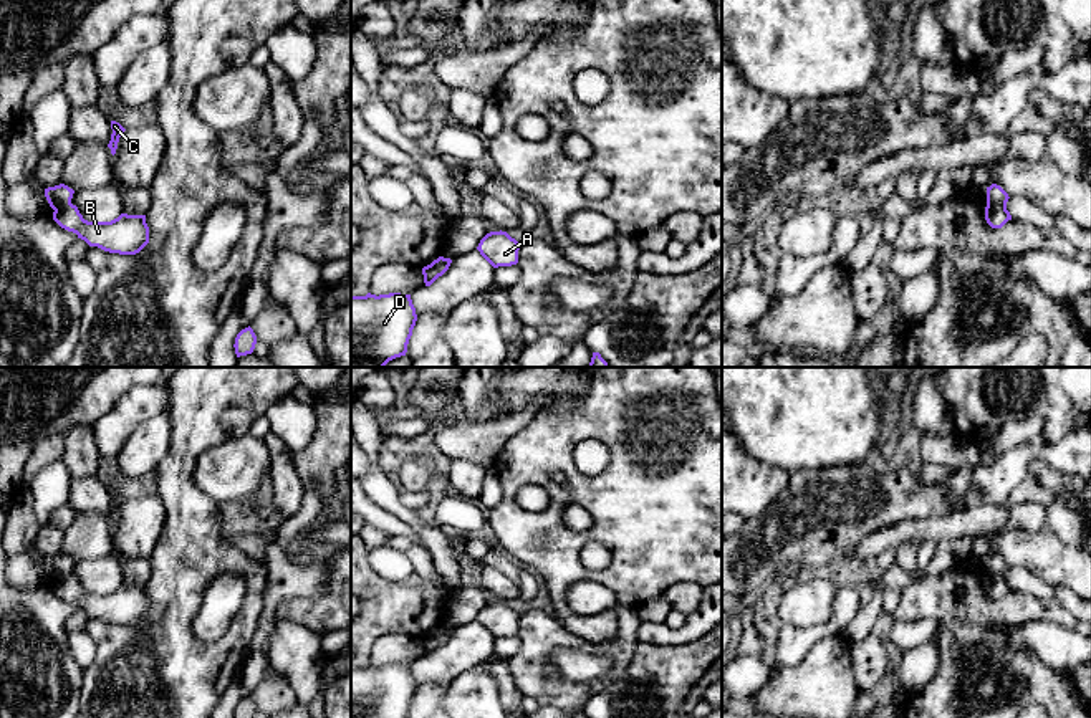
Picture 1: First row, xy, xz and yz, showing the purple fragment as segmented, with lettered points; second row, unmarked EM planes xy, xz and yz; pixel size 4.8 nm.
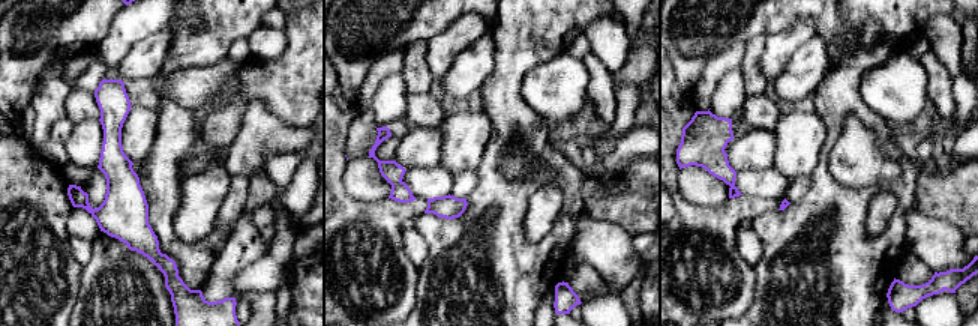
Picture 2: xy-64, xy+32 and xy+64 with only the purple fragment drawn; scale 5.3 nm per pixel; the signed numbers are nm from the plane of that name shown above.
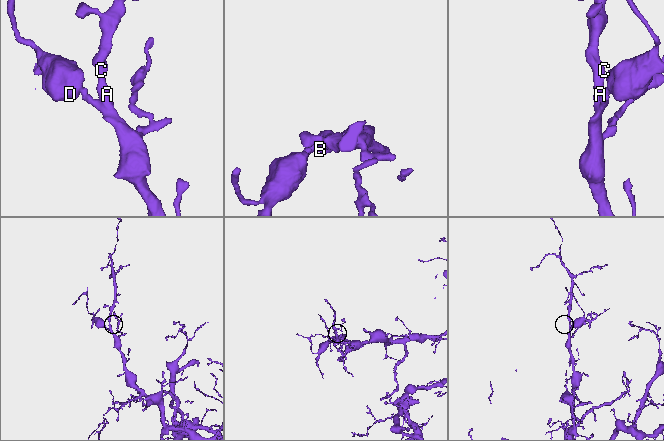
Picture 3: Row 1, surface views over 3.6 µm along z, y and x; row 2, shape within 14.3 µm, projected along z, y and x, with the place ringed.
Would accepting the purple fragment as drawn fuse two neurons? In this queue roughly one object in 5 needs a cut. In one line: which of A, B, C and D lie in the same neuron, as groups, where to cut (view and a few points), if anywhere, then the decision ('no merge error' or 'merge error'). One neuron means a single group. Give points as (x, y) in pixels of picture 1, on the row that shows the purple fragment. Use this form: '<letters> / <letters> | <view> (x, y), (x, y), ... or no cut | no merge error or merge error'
A B C / D | yz (987, 204), (1005, 207) | merge error

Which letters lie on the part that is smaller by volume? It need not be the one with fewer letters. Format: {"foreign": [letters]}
{"foreign": ["D"]}

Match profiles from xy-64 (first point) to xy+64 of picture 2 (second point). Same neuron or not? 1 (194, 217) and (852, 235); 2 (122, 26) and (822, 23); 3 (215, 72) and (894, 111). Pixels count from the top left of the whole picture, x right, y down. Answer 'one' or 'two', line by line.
1: two
2: two
3: one

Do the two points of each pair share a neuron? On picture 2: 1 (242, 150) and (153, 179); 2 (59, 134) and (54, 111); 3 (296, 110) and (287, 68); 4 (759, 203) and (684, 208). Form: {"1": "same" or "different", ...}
{"1": "different", "2": "different", "3": "same", "4": "same"}

